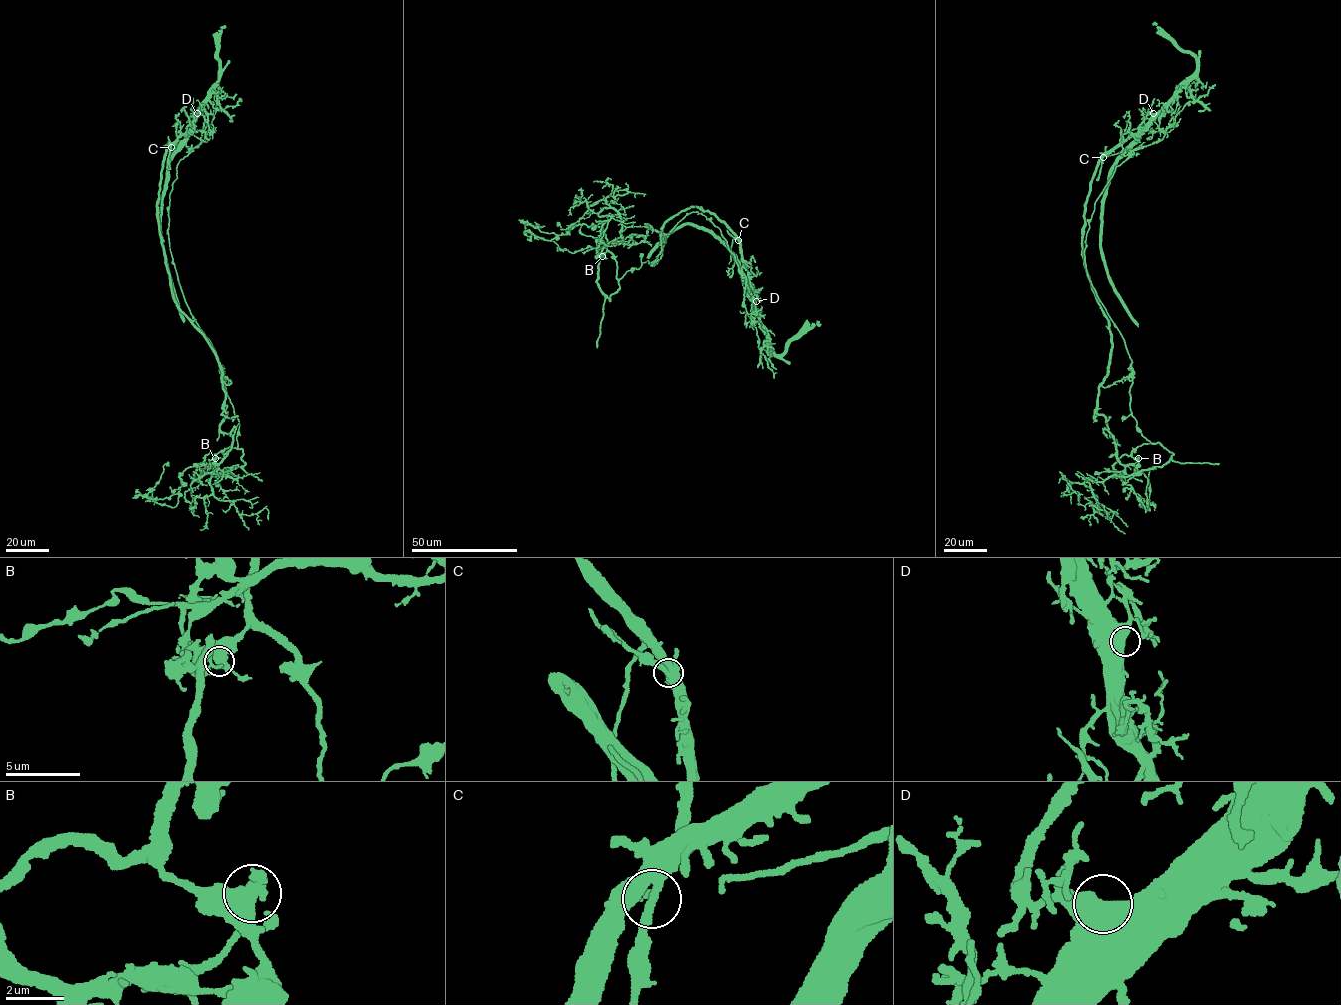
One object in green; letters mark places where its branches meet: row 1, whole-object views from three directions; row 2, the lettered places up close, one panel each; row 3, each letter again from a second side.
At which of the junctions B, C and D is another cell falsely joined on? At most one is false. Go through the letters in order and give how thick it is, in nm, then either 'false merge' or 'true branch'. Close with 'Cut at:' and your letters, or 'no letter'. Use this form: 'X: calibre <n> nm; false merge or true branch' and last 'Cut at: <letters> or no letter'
B: calibre 600 nm; false merge
C: calibre 320 nm; true branch
D: calibre 600 nm; true branch
Cut at: B

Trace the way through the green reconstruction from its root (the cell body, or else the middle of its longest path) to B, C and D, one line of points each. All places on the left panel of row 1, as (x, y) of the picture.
B: (187, 315), (203, 336), (221, 371), (227, 413), (220, 428), (233, 443), (219, 463), (210, 464), (215, 458)
C: (187, 315), (173, 297), (158, 219), (161, 170), (165, 151), (171, 147)
D: (187, 315), (172, 292), (159, 232), (158, 196), (165, 151), (179, 136), (189, 132), (197, 113)

